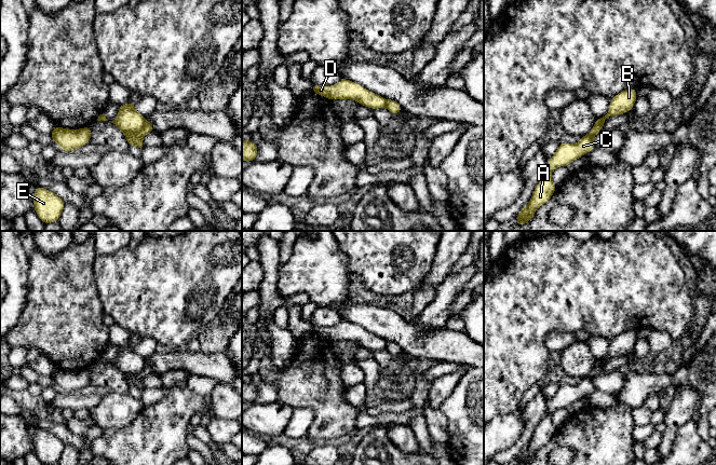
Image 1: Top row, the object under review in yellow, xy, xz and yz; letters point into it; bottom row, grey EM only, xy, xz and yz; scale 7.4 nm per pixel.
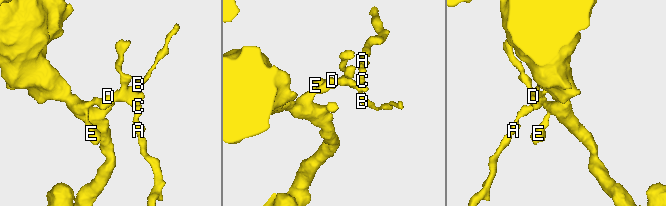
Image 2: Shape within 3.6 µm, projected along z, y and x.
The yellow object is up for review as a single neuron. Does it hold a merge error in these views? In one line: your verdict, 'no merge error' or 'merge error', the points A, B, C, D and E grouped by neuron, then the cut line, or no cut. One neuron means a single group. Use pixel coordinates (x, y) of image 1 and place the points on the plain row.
merge error | A C / B D E | xy (146, 364), (139, 370), (124, 374)

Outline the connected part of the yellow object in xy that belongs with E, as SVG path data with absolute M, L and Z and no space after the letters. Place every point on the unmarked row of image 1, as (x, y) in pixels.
M39 427L32 441L33 451L43 465L57 464L66 446L59 438Z

